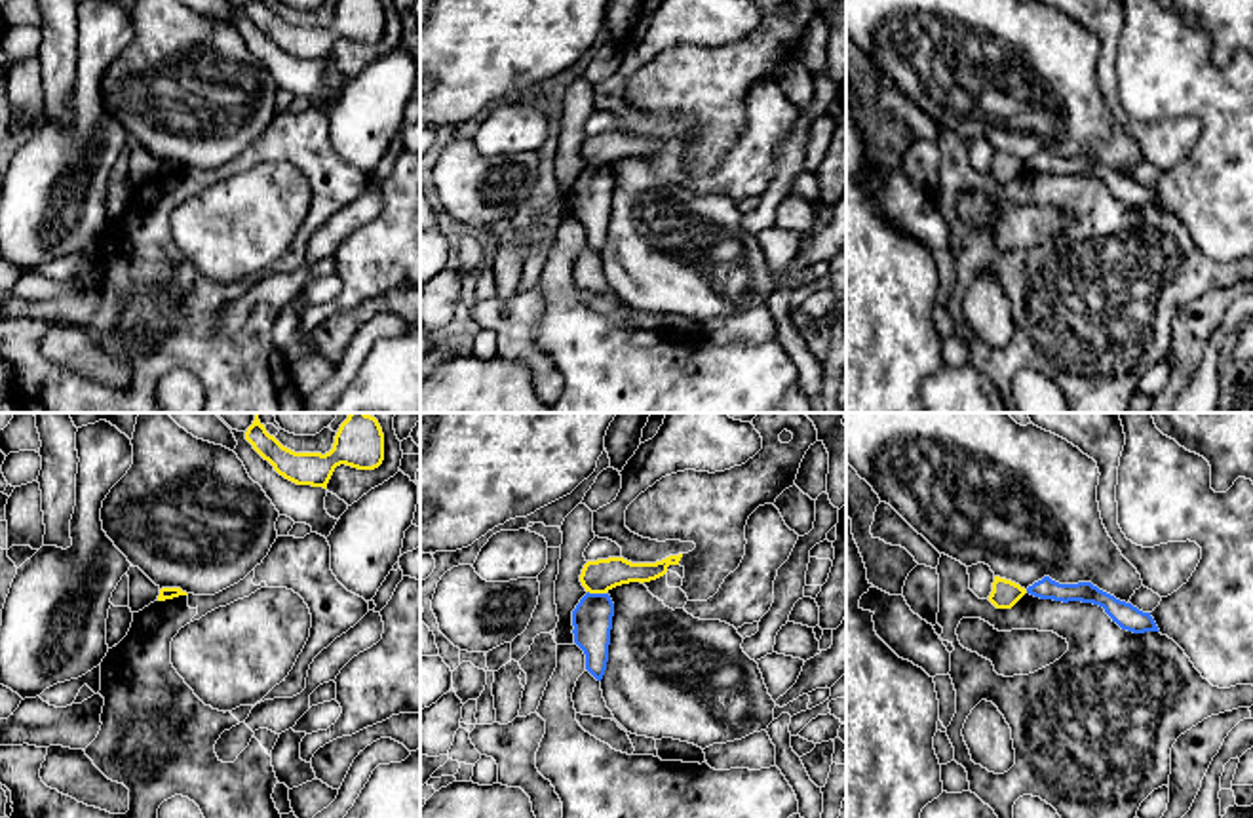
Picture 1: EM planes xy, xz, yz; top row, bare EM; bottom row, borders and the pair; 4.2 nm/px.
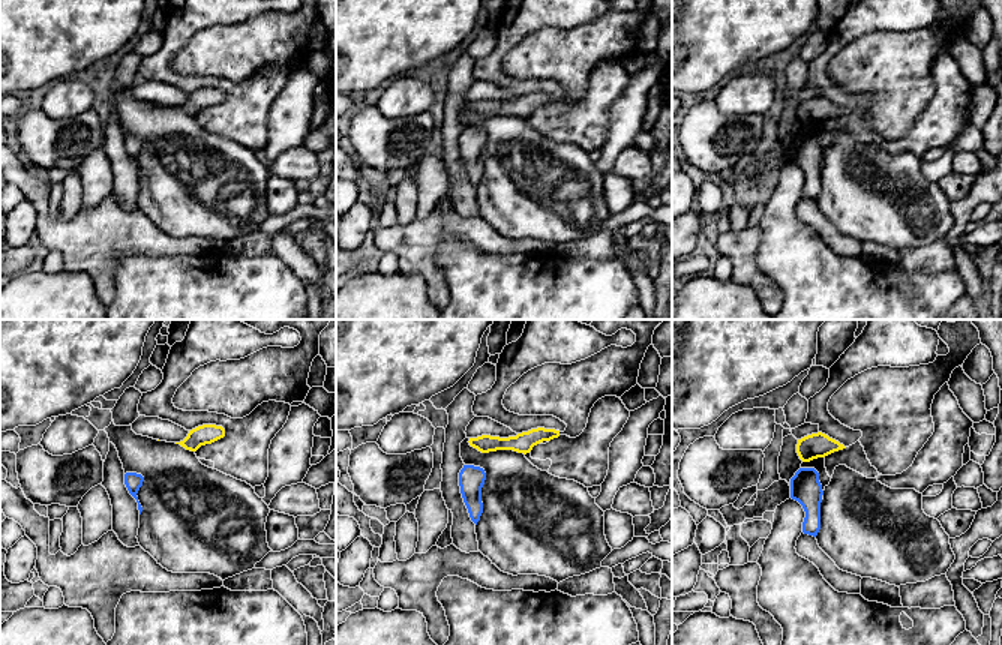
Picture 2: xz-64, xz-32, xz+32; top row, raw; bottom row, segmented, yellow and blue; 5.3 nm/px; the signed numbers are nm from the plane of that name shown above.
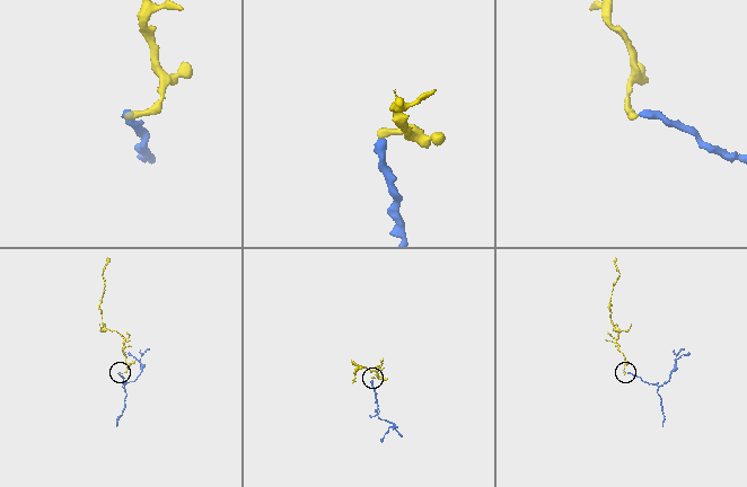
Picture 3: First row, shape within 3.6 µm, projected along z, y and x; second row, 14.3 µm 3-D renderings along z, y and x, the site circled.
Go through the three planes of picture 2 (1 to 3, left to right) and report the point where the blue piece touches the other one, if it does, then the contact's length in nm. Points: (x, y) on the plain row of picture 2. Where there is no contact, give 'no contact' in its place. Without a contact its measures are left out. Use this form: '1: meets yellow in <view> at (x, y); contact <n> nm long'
1: no contact
2: no contact
3: no contact

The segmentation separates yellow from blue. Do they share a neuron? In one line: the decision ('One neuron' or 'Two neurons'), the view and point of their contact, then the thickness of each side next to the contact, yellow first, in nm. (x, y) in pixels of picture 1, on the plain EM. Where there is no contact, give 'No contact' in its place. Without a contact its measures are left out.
Two neurons. Touches yellow at xz (597, 166). Thickness 140 nm (yellow) against 170 nm

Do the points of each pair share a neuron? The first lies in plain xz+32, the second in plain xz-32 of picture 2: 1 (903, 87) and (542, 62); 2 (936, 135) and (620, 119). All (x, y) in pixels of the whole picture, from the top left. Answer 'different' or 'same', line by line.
1: same
2: different

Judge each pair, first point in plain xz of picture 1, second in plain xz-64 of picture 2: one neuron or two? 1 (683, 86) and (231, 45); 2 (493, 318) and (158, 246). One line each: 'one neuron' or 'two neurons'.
1: one neuron
2: one neuron

